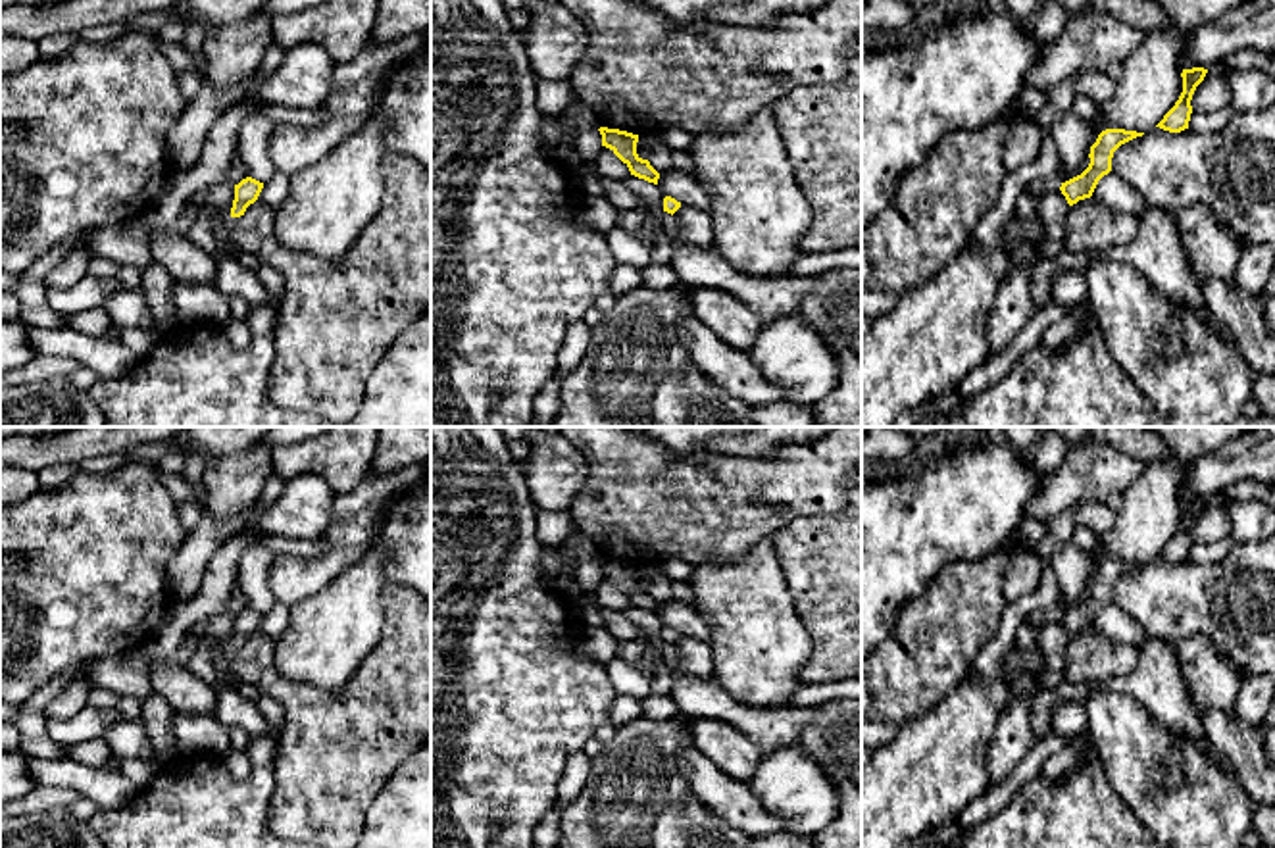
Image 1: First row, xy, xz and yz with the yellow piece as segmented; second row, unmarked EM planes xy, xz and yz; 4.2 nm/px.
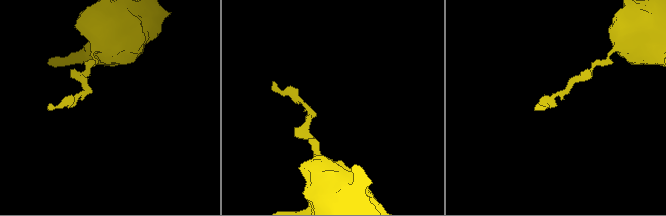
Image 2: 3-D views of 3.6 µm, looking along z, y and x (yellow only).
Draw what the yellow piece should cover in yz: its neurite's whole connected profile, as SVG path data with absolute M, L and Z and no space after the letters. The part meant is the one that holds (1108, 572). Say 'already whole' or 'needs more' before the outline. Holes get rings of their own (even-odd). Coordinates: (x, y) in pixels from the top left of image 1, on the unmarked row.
already whole | M1106 560L1106 561L1102 561L1098 565L1096 573L1090 577L1088 598L1081 606L1062 613L1062 617L1060 617L1067 635L1073 636L1079 631L1090 629L1098 611L1112 602L1113 583L1121 575L1125 575L1125 573L1137 569L1137 567L1142 567L1142 565L1144 563L1125 561L1125 560Z

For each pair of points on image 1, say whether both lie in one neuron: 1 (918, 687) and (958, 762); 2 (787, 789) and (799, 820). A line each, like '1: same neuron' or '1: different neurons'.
1: different neurons
2: same neuron

